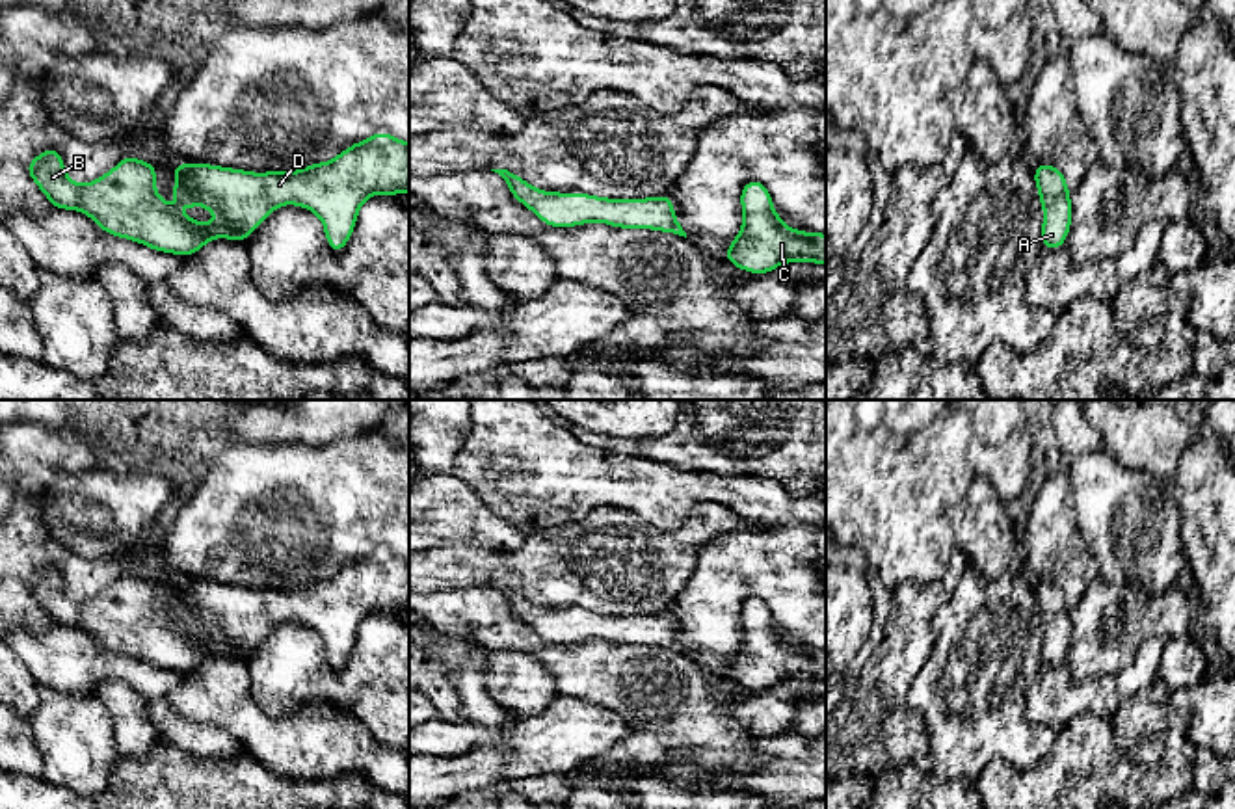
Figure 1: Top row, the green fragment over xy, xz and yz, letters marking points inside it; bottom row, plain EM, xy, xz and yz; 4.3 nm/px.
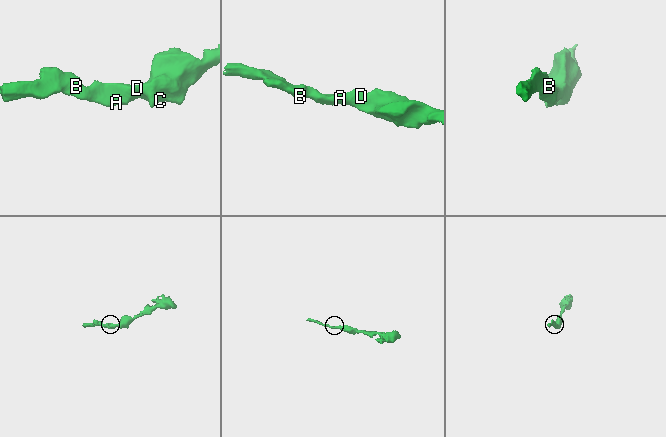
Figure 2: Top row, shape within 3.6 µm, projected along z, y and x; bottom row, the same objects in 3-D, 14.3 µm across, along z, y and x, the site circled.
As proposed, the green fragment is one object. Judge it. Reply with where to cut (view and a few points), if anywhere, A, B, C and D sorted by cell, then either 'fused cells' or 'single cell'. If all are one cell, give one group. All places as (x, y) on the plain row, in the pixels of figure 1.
cut none; groups A B C D; single cell

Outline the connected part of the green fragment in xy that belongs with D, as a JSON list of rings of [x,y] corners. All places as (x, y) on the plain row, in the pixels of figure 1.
[[[379,547],[350,562],[333,577],[309,580],[299,588],[253,590],[210,580],[173,580],[175,619],[190,625],[201,621],[216,630],[216,640],[193,638],[173,627],[156,610],[156,582],[139,575],[123,573],[100,595],[76,601],[67,593],[60,565],[50,564],[28,578],[26,588],[54,625],[80,627],[104,649],[139,658],[154,668],[192,673],[218,653],[246,658],[275,625],[298,621],[322,636],[331,668],[340,670],[355,645],[359,625],[370,612],[409,610],[409,558]]]

